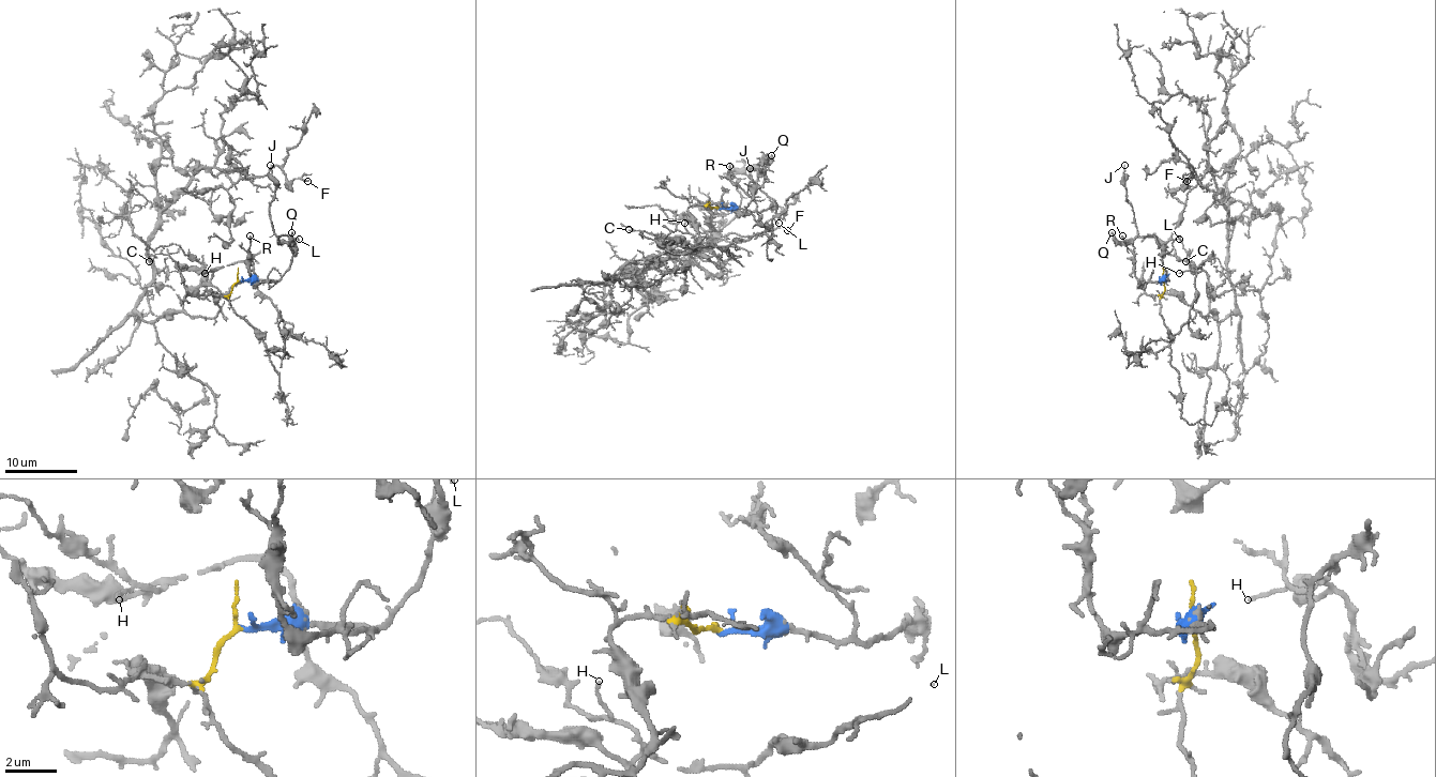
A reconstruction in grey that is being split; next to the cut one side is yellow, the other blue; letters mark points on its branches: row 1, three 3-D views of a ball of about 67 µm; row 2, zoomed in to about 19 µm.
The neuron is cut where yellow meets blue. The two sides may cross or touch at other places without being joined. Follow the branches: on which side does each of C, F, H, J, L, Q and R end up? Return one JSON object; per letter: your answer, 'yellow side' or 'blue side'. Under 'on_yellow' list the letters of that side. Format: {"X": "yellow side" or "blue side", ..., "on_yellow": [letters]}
{"C": "yellow side", "F": "yellow side", "H": "yellow side", "J": "blue side", "L": "blue side", "Q": "blue side", "R": "blue side", "on_yellow": ["C", "F", "H"]}

